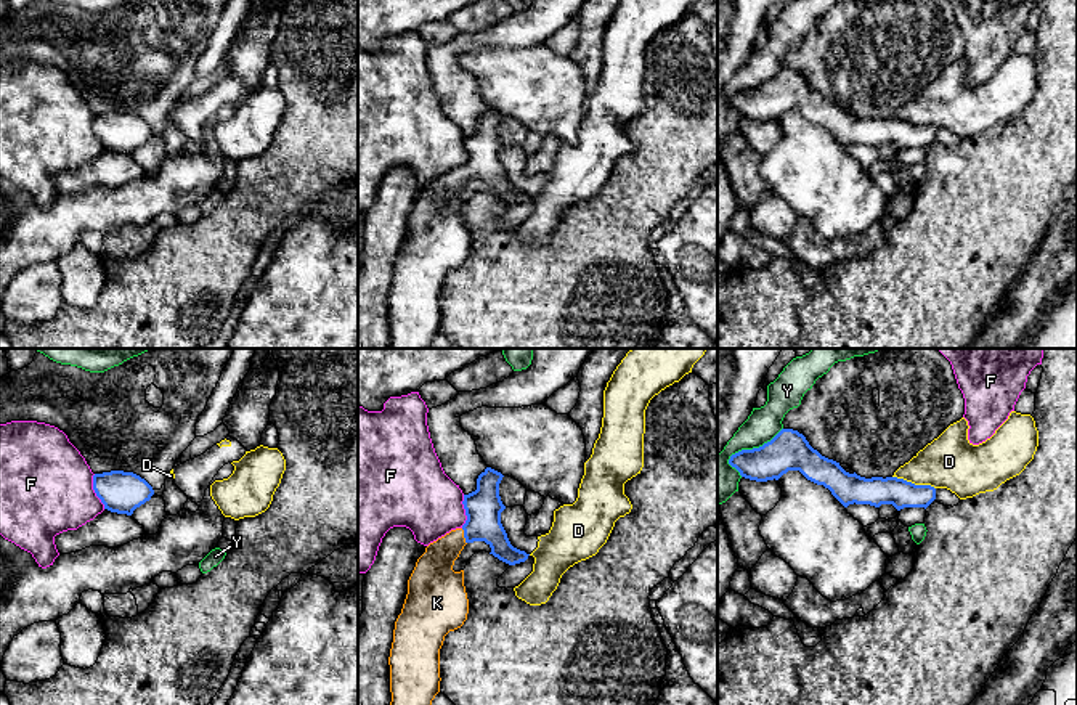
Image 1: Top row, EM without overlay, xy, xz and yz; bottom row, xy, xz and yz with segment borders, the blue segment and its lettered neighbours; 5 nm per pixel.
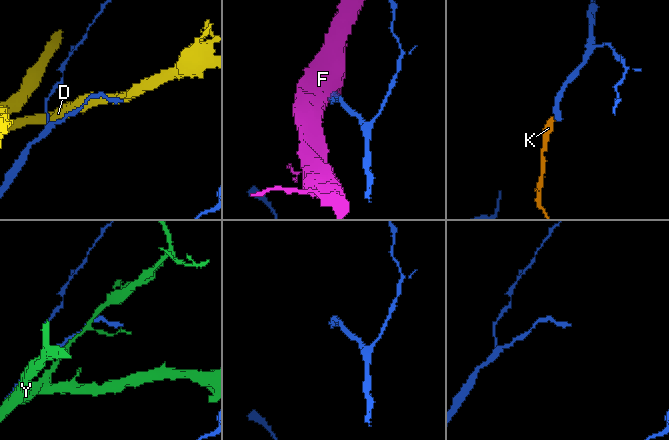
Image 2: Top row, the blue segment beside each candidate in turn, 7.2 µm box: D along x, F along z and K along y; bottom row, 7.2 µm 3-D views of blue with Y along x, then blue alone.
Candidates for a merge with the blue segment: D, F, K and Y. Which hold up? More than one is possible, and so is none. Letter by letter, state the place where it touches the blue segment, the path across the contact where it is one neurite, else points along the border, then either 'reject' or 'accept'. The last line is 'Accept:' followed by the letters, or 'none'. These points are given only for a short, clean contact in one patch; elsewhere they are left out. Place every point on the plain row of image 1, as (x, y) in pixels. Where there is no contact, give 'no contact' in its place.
D: yz (914, 124) | along yz (893, 116), (915, 124), (930, 124), (934, 129) | reject
F: xy (95, 132) | along xy (93, 114), (93, 132), (105, 148) | reject
K: xz (464, 177) | across xz (483, 146), (483, 158), (464, 177), (435, 204), (434, 215) | accept
Y: yz (753, 89) | reject
Accept: K

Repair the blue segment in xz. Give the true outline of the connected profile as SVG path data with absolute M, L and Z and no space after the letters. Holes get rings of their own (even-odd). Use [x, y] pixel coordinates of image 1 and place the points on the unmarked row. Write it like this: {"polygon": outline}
{"polygon": "M486 108L477 119L477 130L464 135L465 164L430 183L416 202L388 297L390 348L430 348L440 332L440 289L445 276L461 268L469 254L464 210L453 210L464 186L485 181L490 194L509 206L530 196L510 185L501 164L502 117Z"}

